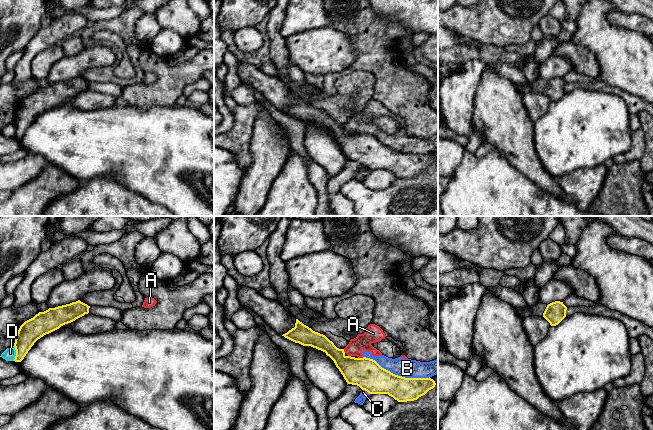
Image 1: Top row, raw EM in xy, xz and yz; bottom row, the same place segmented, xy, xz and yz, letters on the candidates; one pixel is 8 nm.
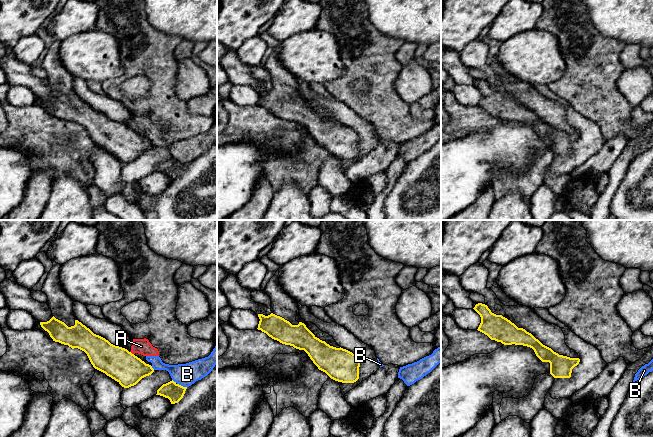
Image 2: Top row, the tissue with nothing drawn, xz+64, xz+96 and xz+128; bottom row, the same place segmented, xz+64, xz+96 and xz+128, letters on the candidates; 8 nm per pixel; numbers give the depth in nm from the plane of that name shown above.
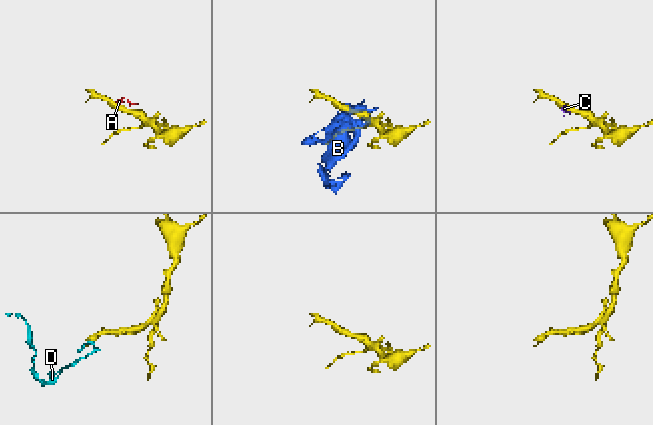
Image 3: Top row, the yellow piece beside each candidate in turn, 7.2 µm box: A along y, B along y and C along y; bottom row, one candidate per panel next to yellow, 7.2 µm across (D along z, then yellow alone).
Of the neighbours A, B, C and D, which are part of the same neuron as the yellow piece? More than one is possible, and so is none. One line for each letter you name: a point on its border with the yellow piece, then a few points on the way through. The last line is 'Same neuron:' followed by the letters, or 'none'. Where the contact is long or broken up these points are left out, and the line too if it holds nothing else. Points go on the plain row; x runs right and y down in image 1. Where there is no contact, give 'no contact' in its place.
Same neuron: none

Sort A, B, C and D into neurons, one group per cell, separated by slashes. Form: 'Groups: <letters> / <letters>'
Groups: A B C / D

